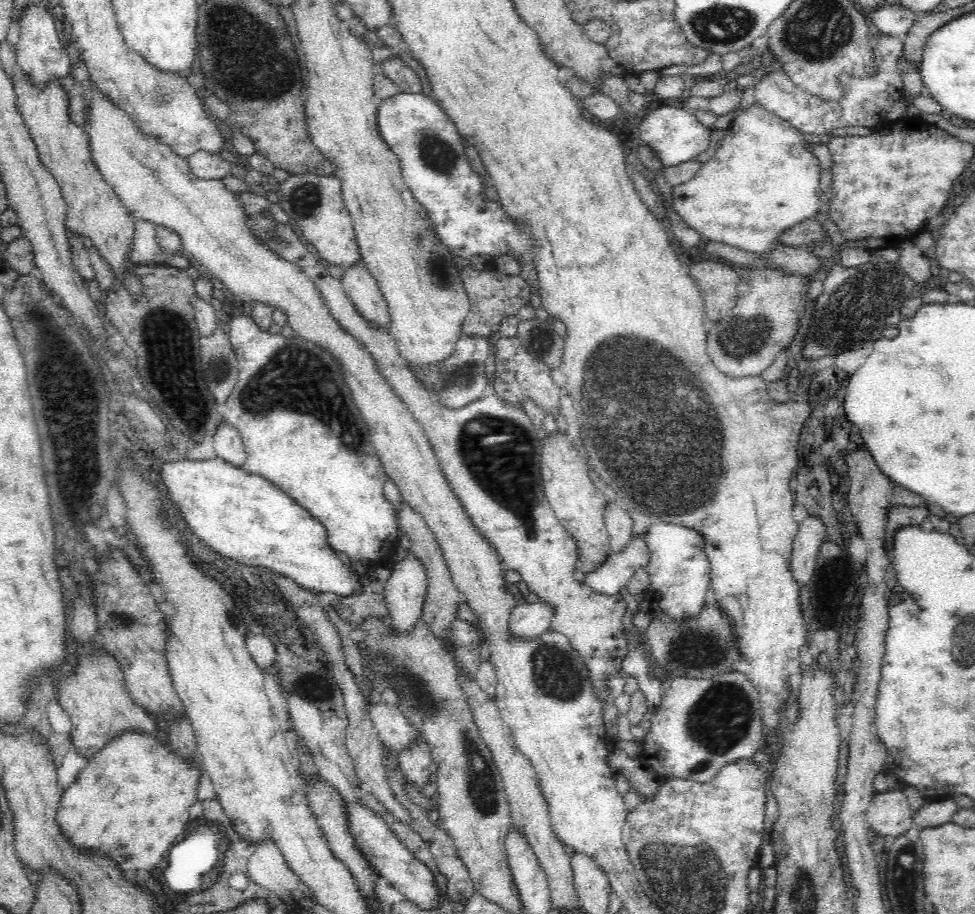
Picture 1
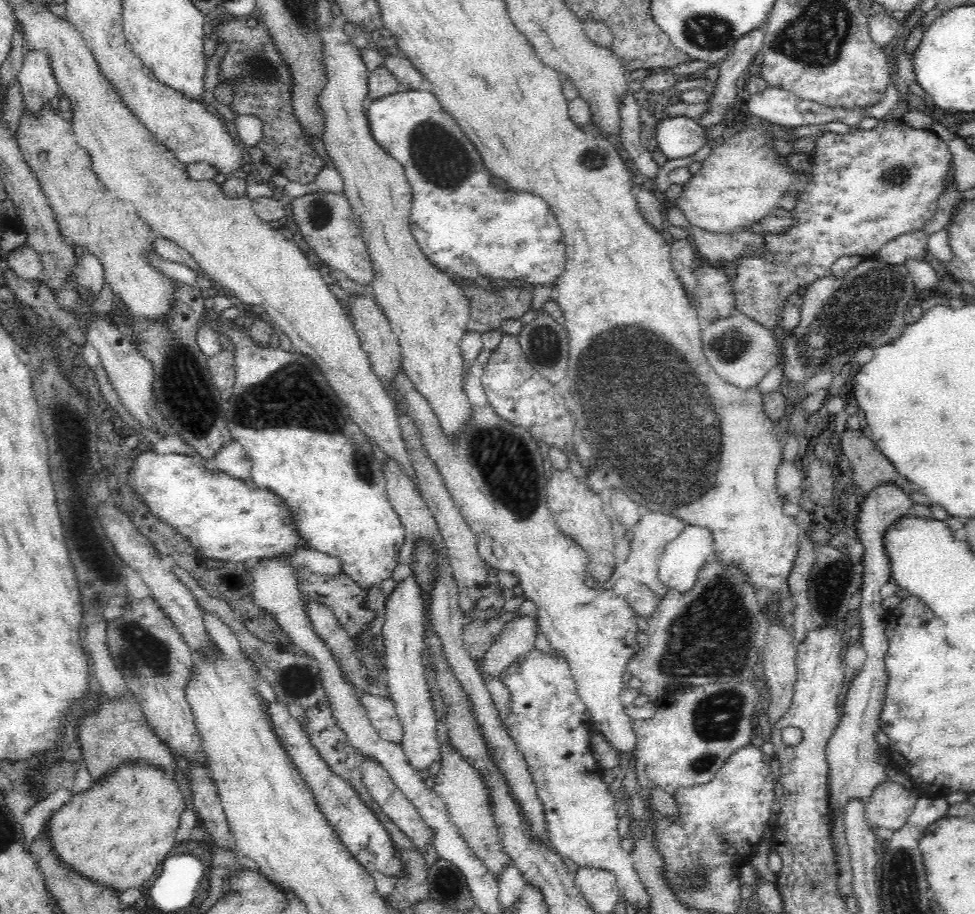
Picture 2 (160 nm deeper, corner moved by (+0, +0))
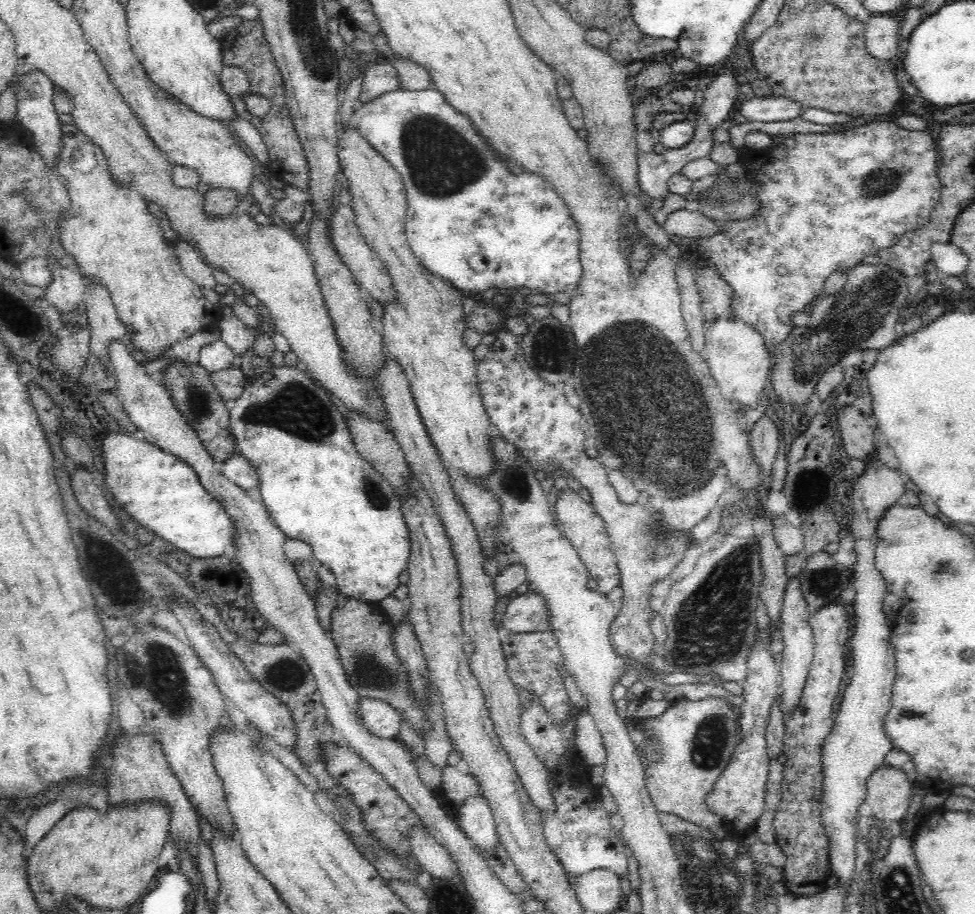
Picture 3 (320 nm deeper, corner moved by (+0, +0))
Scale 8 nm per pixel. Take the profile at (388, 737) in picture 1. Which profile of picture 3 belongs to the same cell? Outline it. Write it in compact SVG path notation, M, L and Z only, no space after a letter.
M359 697L358 713L362 725L378 738L392 738L400 730L400 715L386 701Z

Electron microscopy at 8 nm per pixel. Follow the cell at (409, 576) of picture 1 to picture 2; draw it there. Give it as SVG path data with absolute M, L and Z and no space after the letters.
M410 575L399 582L386 601L385 623L382 627L384 655L384 682L392 695L403 726L402 748L416 770L434 769L440 758L442 741L438 739L440 717L435 714L432 689L427 682L428 665L424 663L424 599L418 583Z

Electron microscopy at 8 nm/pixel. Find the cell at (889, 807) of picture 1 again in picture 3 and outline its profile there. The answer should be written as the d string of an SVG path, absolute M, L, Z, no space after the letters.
M880 764L872 775L868 776L866 786L864 801L881 826L894 820L900 821L906 815L910 802L915 800L919 793L903 769L887 764Z

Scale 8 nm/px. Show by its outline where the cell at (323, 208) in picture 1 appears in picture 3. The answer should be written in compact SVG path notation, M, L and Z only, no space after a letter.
M351 206L336 208L332 218L329 218L329 235L335 251L342 262L347 266L356 283L368 298L376 300L382 306L394 303L395 288L391 282L390 275L383 266L382 259L368 246L361 230L355 221L355 212Z

